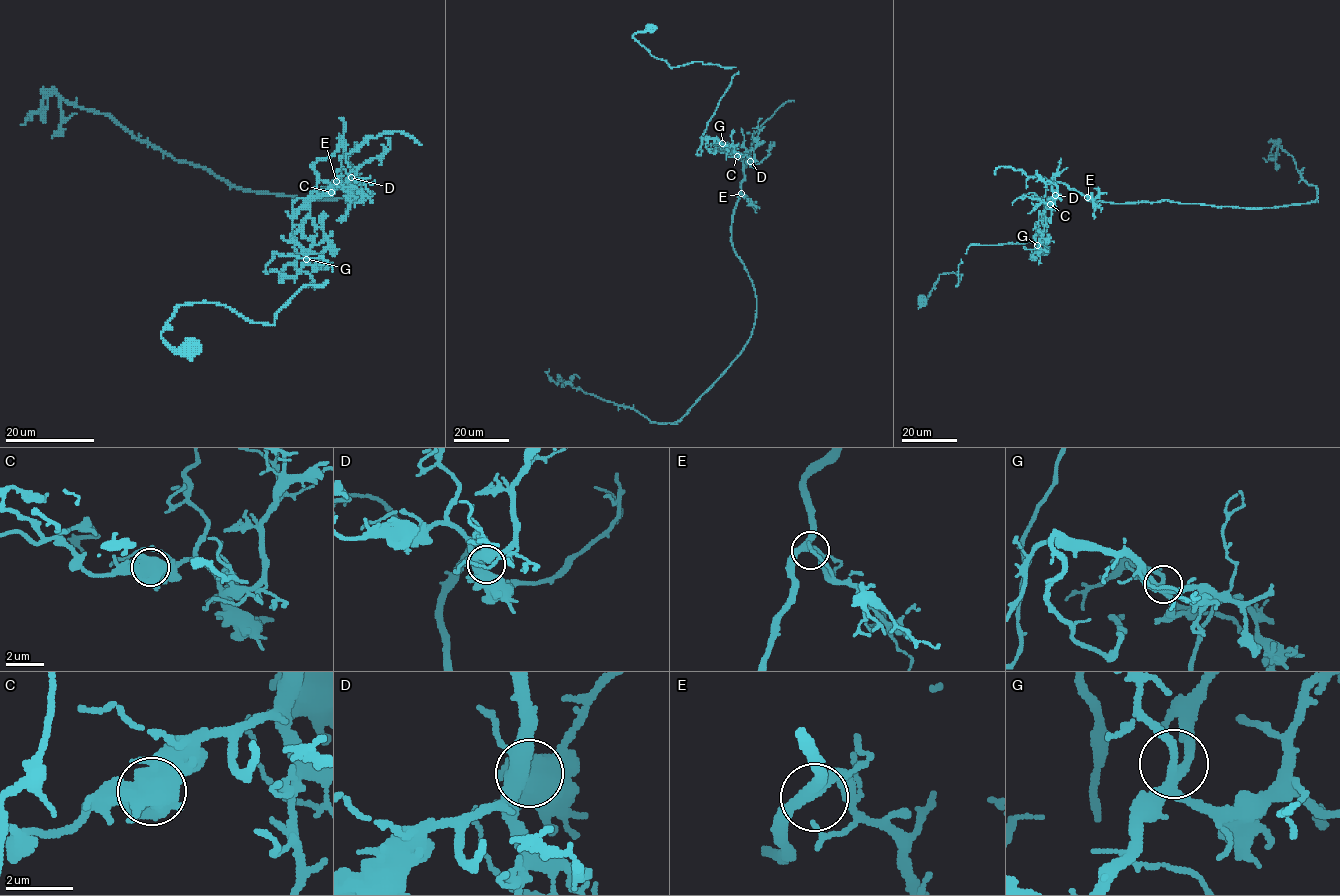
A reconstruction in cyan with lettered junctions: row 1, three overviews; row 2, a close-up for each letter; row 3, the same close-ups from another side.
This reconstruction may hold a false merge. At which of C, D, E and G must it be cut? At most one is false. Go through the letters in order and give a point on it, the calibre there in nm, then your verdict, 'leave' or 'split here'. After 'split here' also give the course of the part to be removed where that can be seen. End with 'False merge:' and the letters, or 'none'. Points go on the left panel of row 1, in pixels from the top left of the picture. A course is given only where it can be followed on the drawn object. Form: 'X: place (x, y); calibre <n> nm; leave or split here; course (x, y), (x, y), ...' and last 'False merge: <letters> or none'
C: place (331, 192); calibre 650 nm; split here; course (331, 192), (348, 180), (344, 157), (321, 191), (346, 185), (357, 196), (247, 192), (51, 92), (28, 118)
D: place (351, 177); calibre 500 nm; leave
E: place (336, 181); calibre 320 nm; leave
G: place (306, 259); calibre 280 nm; leave
False merge: C

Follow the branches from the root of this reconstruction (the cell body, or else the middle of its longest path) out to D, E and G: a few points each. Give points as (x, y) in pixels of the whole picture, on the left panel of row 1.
D: (191, 346), (160, 335), (181, 304), (274, 324), (328, 280), (322, 256), (265, 271), (351, 177)
E: (191, 346), (160, 335), (181, 304), (274, 324), (328, 280), (265, 271), (336, 181)
G: (191, 346), (160, 335), (179, 305), (274, 324), (333, 269), (276, 252), (266, 266), (293, 277), (306, 259)

